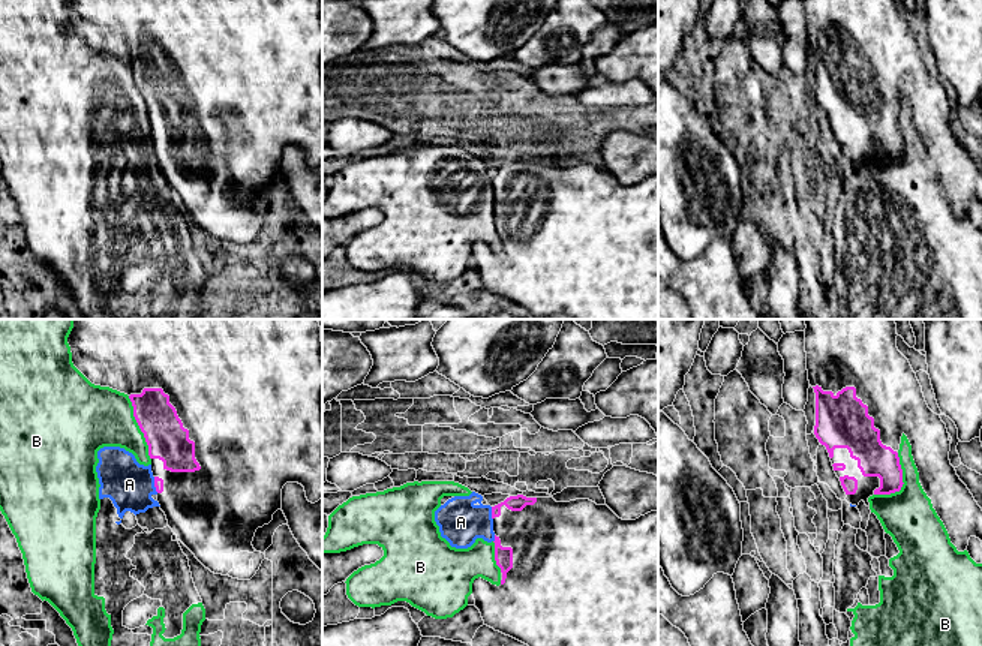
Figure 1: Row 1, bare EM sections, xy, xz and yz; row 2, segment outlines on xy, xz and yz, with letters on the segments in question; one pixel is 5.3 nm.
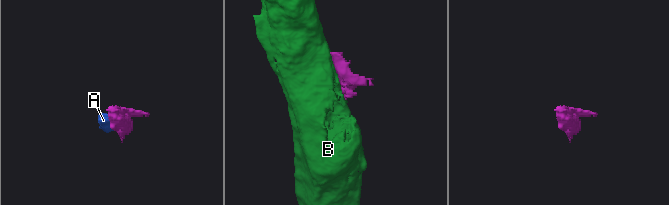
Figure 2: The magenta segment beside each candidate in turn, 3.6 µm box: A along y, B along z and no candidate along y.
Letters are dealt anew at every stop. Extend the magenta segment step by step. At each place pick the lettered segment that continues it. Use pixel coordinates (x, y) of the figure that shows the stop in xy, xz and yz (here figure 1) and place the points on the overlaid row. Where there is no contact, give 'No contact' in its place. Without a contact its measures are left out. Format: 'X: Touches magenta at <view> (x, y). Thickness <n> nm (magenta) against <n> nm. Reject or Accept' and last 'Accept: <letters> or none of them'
A: Touches magenta at xz (492, 513). Thickness 80 nm (magenta) against 240 nm. Reject
B: Touches magenta at xy (140, 427). Thickness 220 nm (magenta) against 340 nm. Reject
Accept: none of them

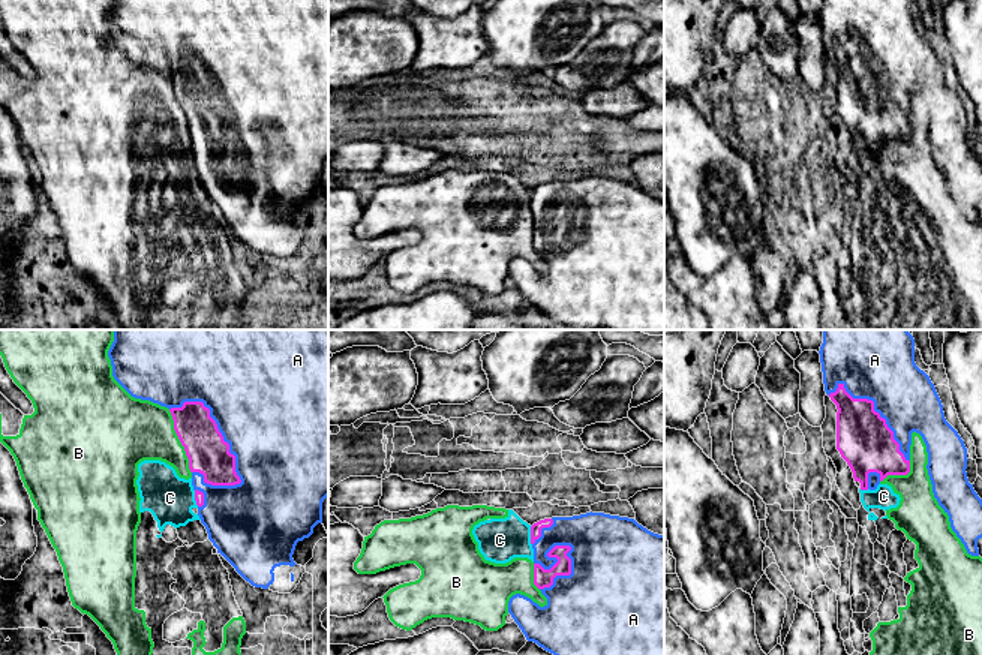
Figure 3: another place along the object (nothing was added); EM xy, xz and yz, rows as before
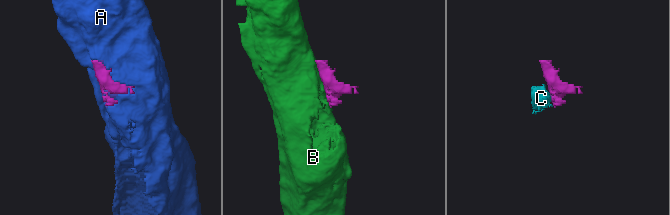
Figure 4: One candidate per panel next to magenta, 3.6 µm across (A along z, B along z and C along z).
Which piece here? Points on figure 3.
A: Touches magenta at xy (216, 427). Thickness 220 nm (magenta) against 480 nm. Accept
B: Touches magenta at xy (180, 441). Thickness 220 nm (magenta) against 340 nm. Reject
C: Touches magenta at xz (531, 535). Thickness 60 nm (magenta) against 240 nm. Reject
Accept: A

